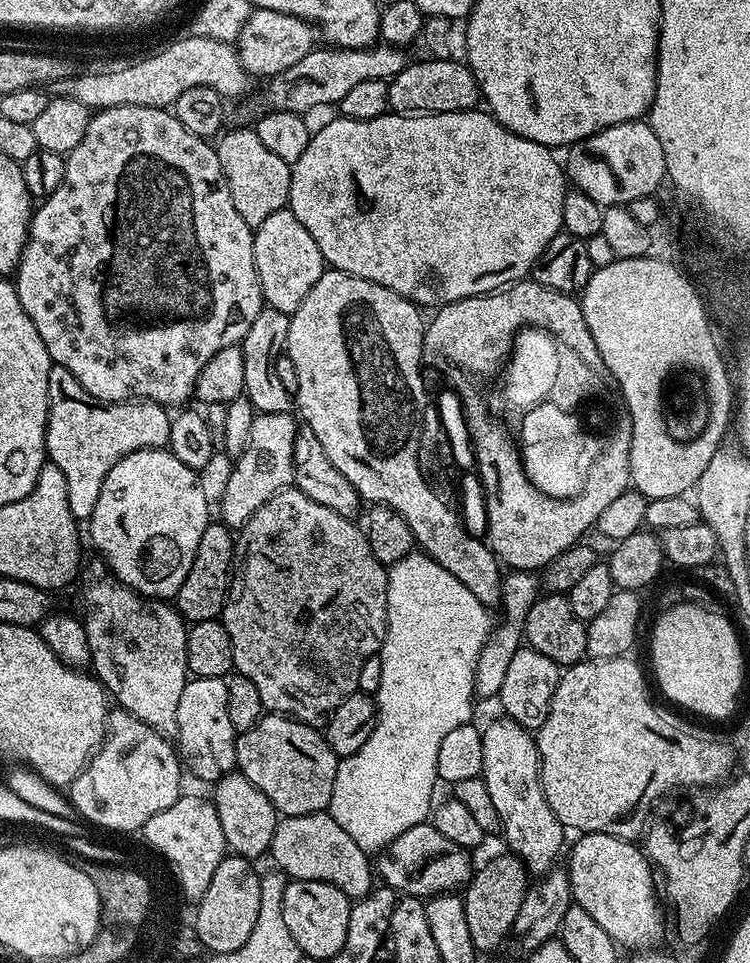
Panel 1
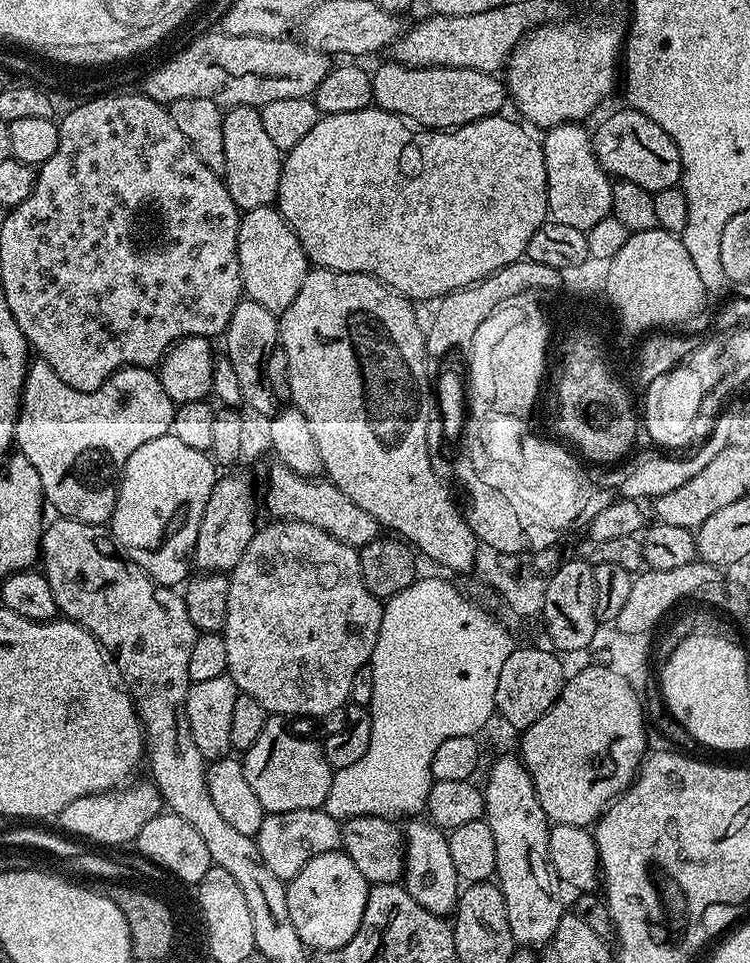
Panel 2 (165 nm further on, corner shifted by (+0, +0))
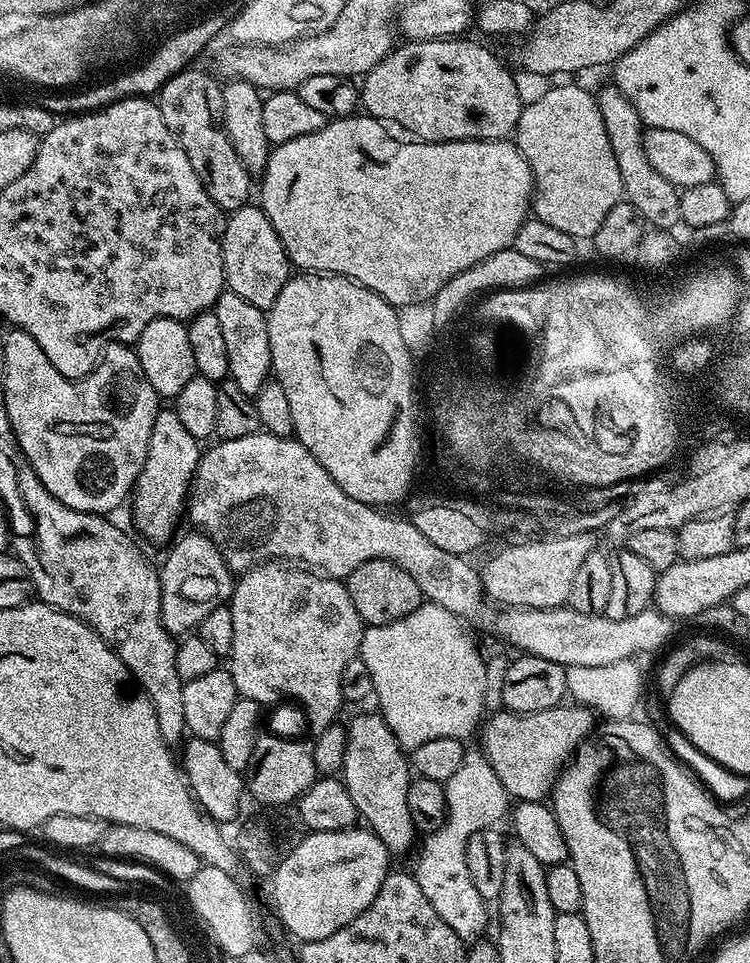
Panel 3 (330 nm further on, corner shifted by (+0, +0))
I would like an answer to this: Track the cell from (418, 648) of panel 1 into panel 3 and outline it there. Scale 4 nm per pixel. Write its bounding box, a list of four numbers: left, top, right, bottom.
[358,602,488,750]

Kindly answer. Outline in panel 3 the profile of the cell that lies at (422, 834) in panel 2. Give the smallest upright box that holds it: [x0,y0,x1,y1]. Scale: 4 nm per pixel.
[342,711,418,857]

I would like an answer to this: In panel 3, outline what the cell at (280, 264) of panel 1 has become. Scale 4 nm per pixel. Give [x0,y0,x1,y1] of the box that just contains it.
[222,202,290,310]

